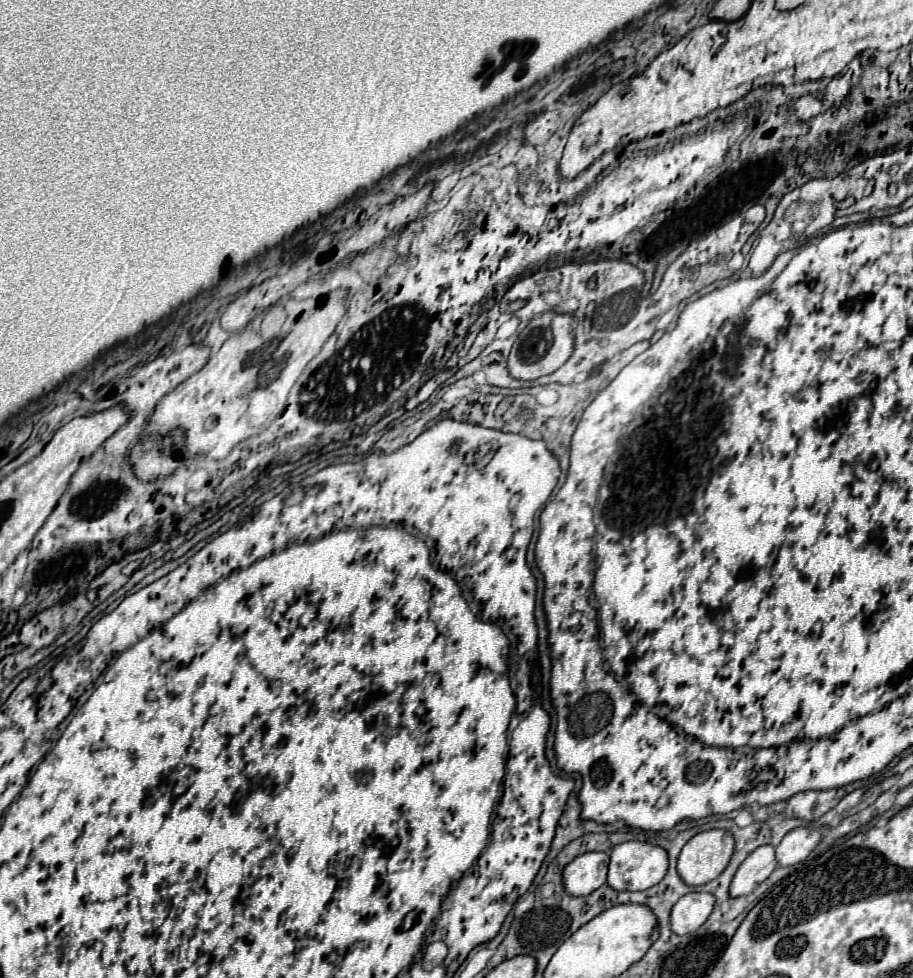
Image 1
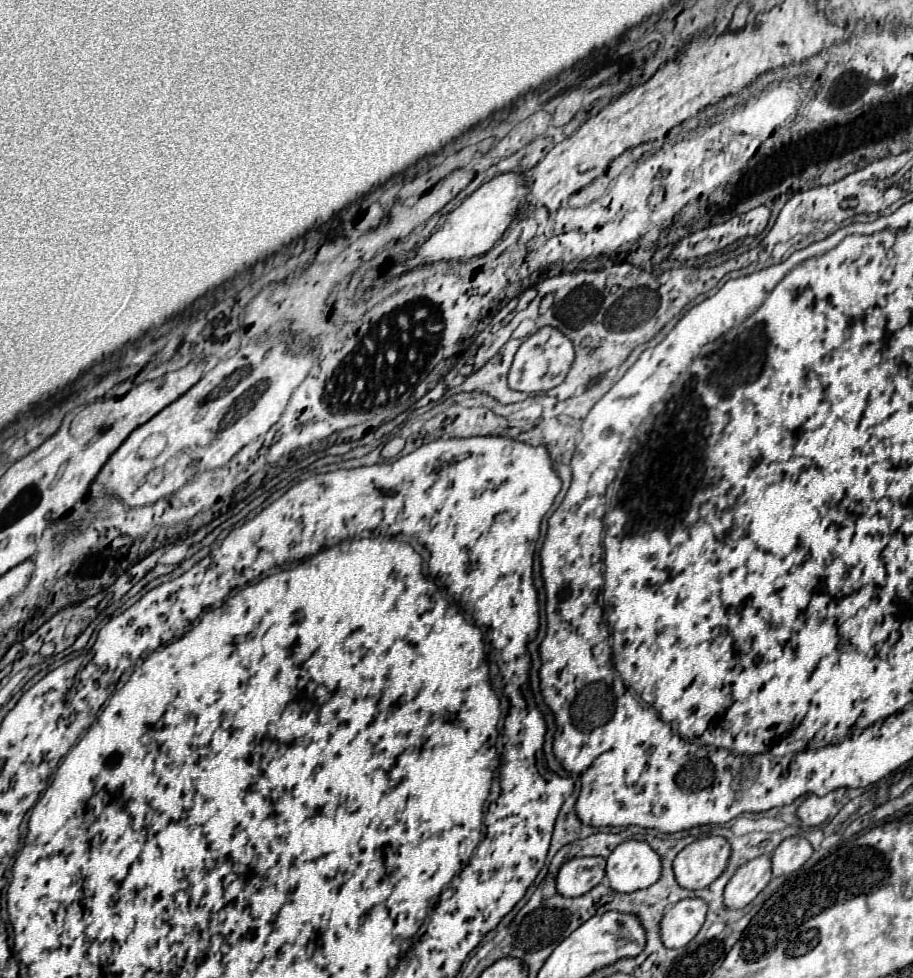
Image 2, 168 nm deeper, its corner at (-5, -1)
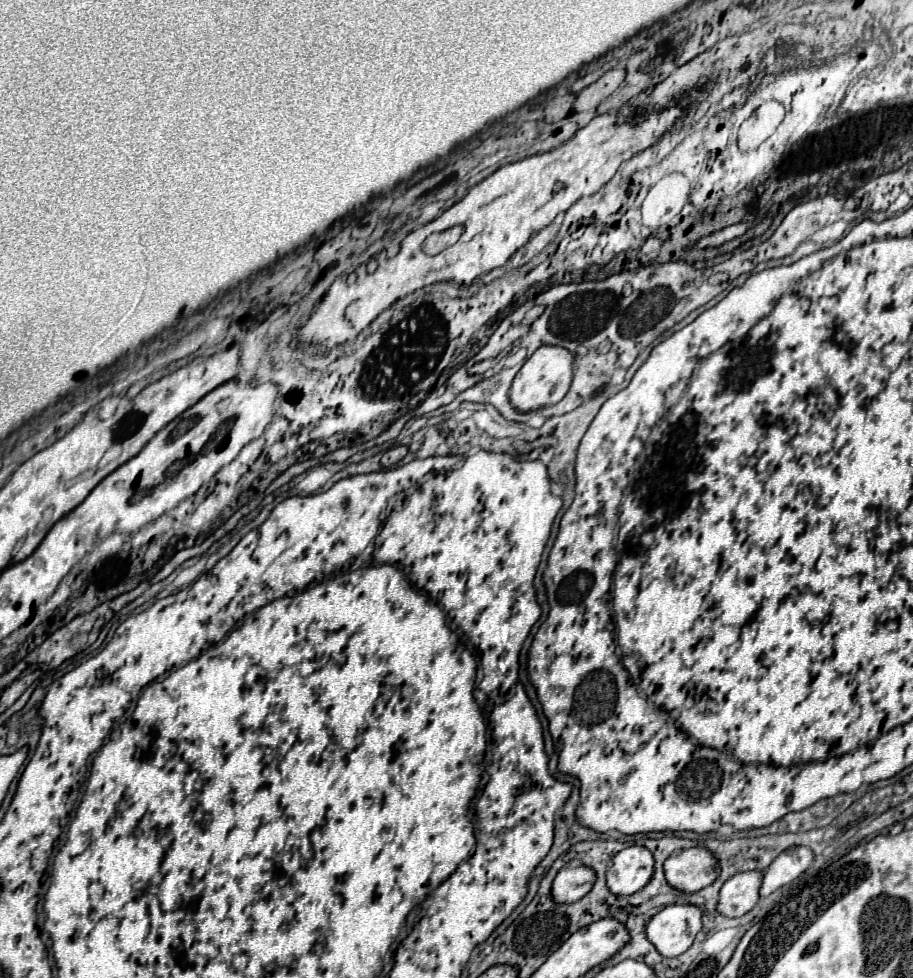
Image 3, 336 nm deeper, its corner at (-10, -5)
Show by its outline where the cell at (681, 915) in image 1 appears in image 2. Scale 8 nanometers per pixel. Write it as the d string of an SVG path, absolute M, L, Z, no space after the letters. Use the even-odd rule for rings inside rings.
M685 898L669 908L661 920L661 938L667 948L681 948L697 936L707 916L703 898Z

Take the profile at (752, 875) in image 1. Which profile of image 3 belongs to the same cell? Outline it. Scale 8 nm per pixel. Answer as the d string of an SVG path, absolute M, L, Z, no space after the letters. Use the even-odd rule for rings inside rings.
M740 872L724 882L716 910L728 918L744 916L758 902L758 890L762 884L762 872Z

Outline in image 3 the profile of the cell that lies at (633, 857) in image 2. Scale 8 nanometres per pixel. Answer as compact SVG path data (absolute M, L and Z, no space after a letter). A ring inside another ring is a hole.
M630 846L618 852L606 872L606 886L612 894L628 896L638 892L652 878L652 852L644 846Z

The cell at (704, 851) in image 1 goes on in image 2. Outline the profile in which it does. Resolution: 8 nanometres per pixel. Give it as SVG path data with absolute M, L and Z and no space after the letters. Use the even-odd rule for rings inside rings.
M709 836L695 840L683 848L673 862L675 878L679 886L687 890L707 888L727 868L731 856L731 844L723 836Z

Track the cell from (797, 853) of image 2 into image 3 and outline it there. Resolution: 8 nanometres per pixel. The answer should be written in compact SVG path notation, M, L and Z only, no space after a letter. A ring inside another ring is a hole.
M798 846L798 848L788 848L784 850L766 870L760 886L760 898L772 894L774 890L790 884L796 880L814 860L814 852L810 848Z

